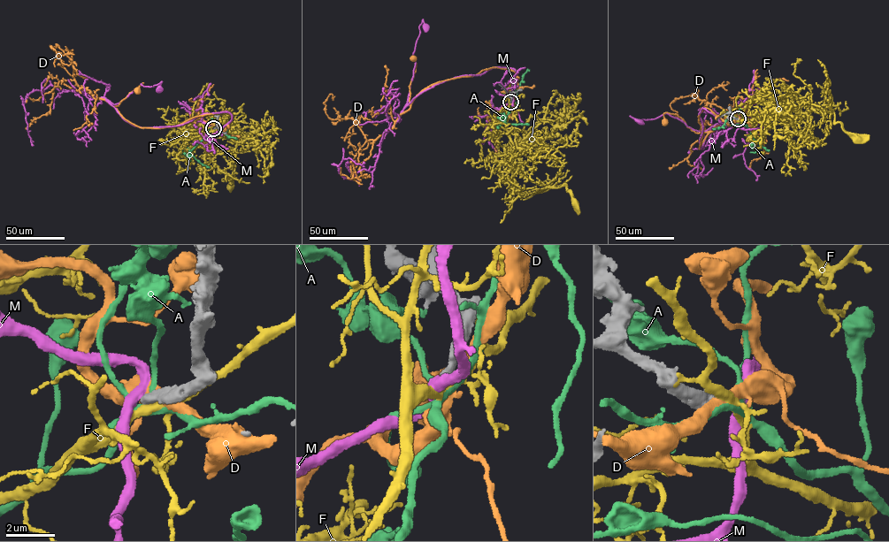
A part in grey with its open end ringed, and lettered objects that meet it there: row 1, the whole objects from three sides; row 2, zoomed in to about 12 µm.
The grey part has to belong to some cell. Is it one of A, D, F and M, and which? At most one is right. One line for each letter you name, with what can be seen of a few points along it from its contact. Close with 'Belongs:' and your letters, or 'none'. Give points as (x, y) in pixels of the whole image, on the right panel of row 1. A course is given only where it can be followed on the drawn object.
Belongs: none

